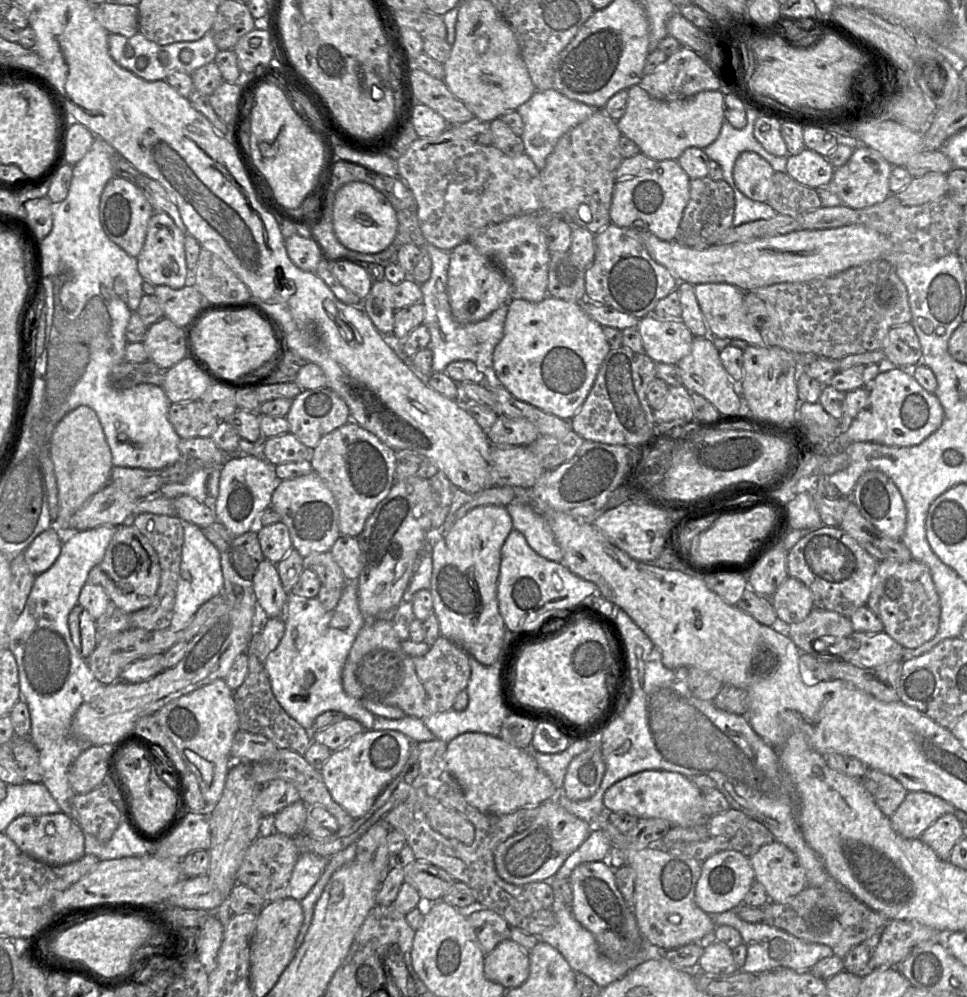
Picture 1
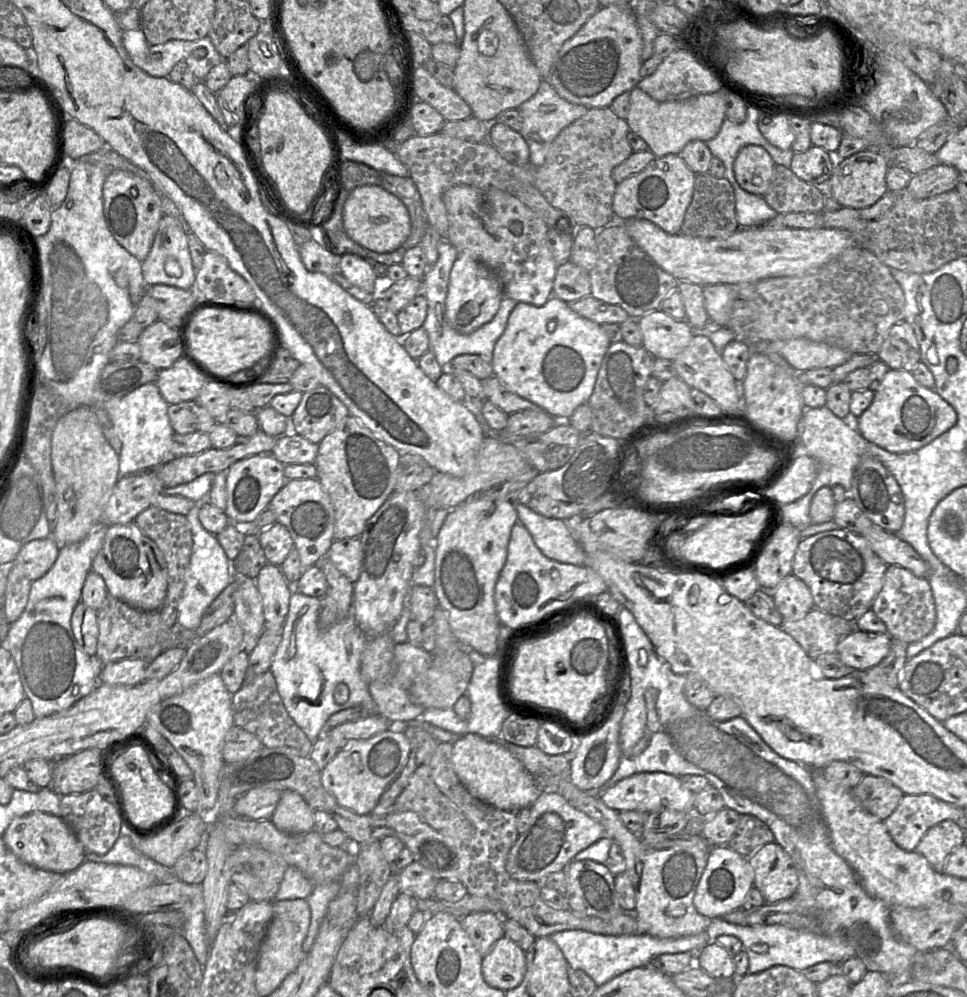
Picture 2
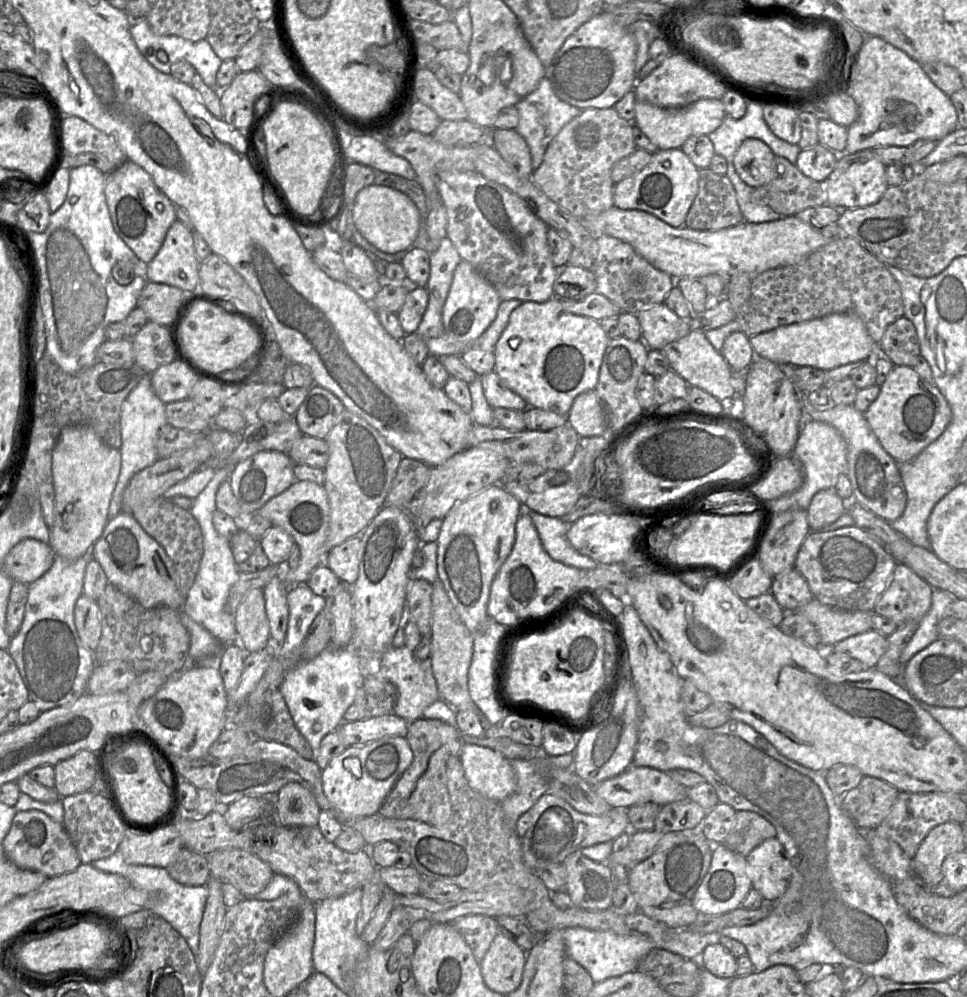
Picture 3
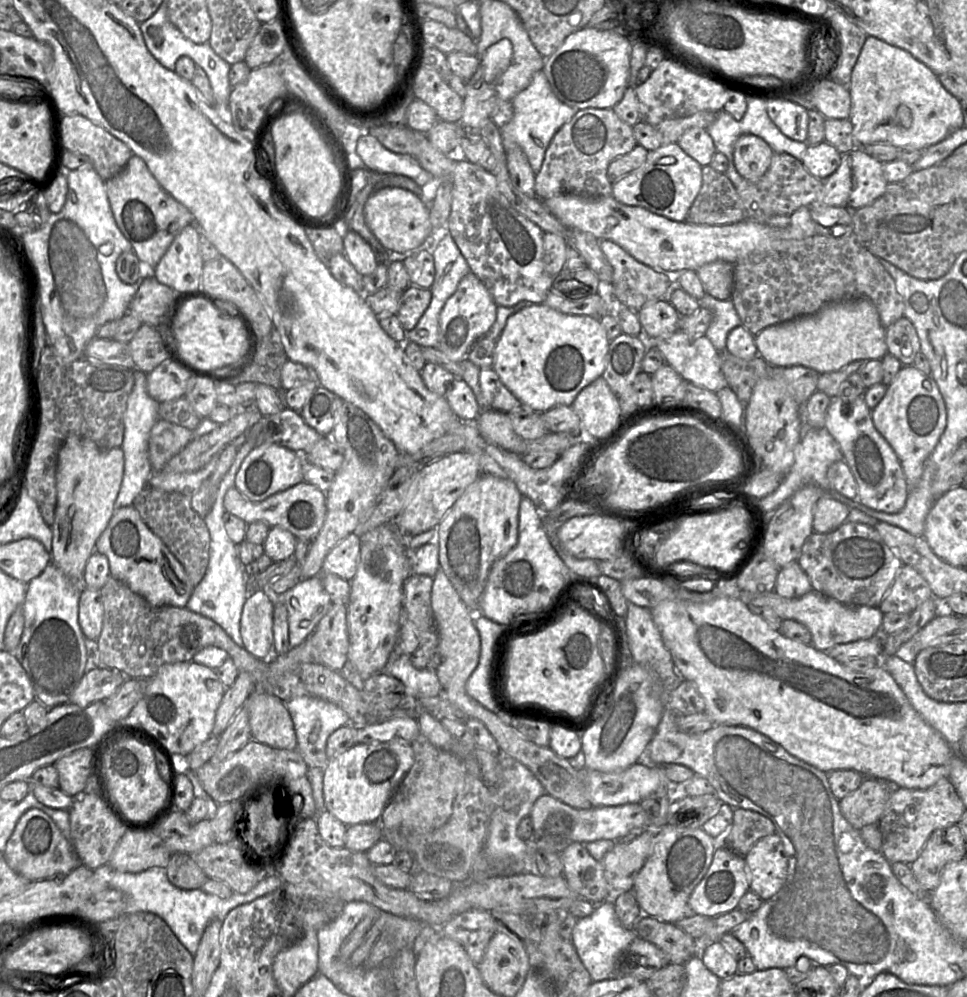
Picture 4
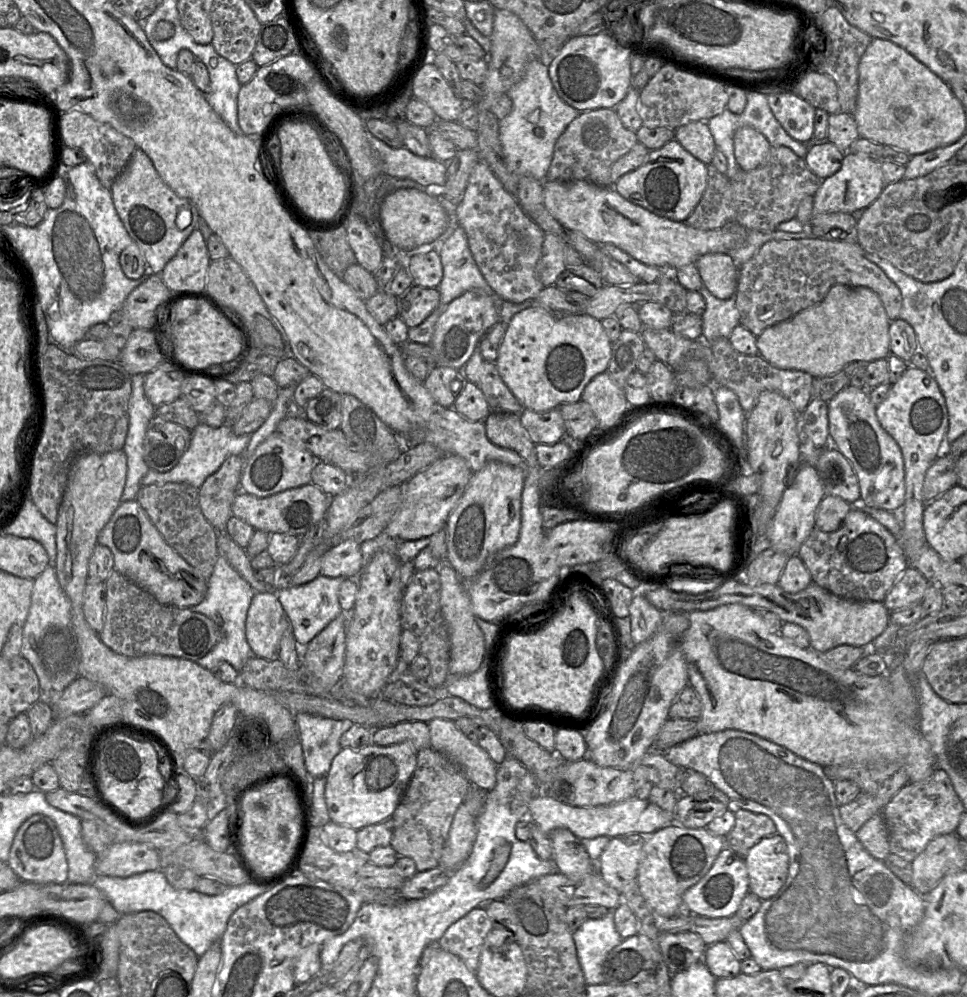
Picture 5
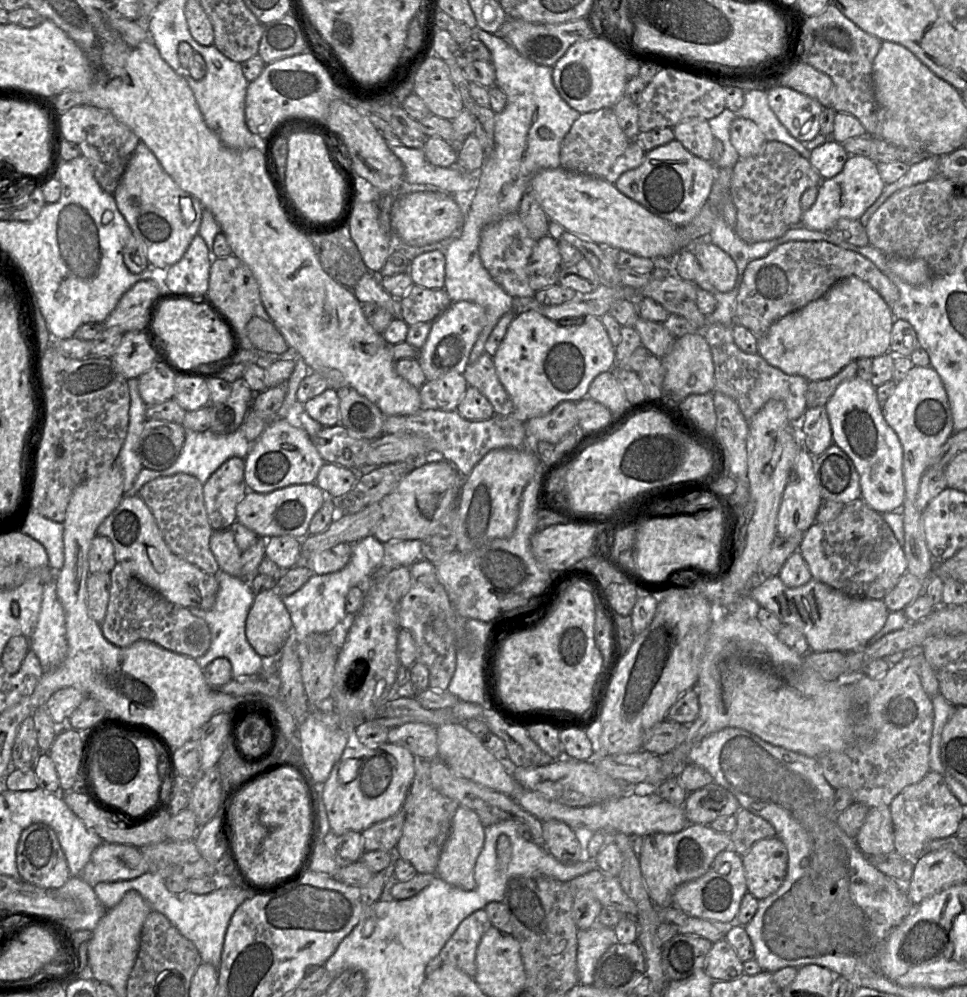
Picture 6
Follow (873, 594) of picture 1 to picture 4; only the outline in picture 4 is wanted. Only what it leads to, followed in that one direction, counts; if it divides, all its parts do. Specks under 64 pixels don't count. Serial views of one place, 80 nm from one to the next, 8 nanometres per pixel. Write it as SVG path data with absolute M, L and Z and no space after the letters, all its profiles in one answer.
M903 564L879 609L883 614L911 614L930 597L934 596L927 581L913 567Z

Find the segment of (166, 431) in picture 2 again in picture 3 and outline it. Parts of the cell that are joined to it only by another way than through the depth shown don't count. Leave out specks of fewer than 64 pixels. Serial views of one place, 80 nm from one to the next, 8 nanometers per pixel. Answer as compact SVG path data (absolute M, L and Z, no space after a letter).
M147 374L130 392L121 406L121 469L109 506L109 520L123 511L123 494L132 477L159 459L156 449L156 439L160 428L166 423L165 403L155 394L152 388L151 374Z

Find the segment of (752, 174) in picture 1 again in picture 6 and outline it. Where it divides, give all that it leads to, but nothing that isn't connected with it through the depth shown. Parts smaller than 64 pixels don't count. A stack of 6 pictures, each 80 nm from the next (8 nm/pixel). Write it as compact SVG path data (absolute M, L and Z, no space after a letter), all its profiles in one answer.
M737 118L731 123L730 141L740 158L757 156L767 143L758 126L744 118Z

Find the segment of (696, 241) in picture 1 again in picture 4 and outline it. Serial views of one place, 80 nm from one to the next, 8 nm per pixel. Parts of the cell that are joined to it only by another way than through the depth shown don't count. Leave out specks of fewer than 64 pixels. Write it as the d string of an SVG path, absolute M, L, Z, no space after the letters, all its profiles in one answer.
M710 165L702 167L702 187L688 211L686 221L695 225L720 226L744 220L744 206L726 174L715 171Z

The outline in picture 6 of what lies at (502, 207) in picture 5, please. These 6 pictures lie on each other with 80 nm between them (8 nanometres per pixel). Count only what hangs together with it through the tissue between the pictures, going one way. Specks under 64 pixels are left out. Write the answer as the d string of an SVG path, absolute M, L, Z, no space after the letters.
M518 211L487 225L481 232L479 243L481 262L493 280L513 298L533 297L535 294L526 274L526 266L535 243L522 223Z

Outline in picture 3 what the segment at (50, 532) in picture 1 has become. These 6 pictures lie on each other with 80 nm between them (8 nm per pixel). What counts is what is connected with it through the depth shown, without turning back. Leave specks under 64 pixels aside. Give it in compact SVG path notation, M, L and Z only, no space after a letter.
M28 538L10 550L1 567L13 581L29 585L48 572L55 558L50 544Z

